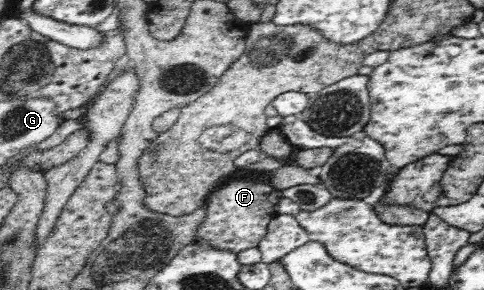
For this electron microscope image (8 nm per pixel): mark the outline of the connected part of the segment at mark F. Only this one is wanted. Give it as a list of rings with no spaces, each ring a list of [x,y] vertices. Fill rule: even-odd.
[[[238,170],[222,181],[207,198],[207,220],[199,224],[195,240],[236,255],[247,248],[258,248],[267,234],[267,226],[277,216],[275,208],[283,198],[282,190],[264,180],[265,176],[265,173]]]

